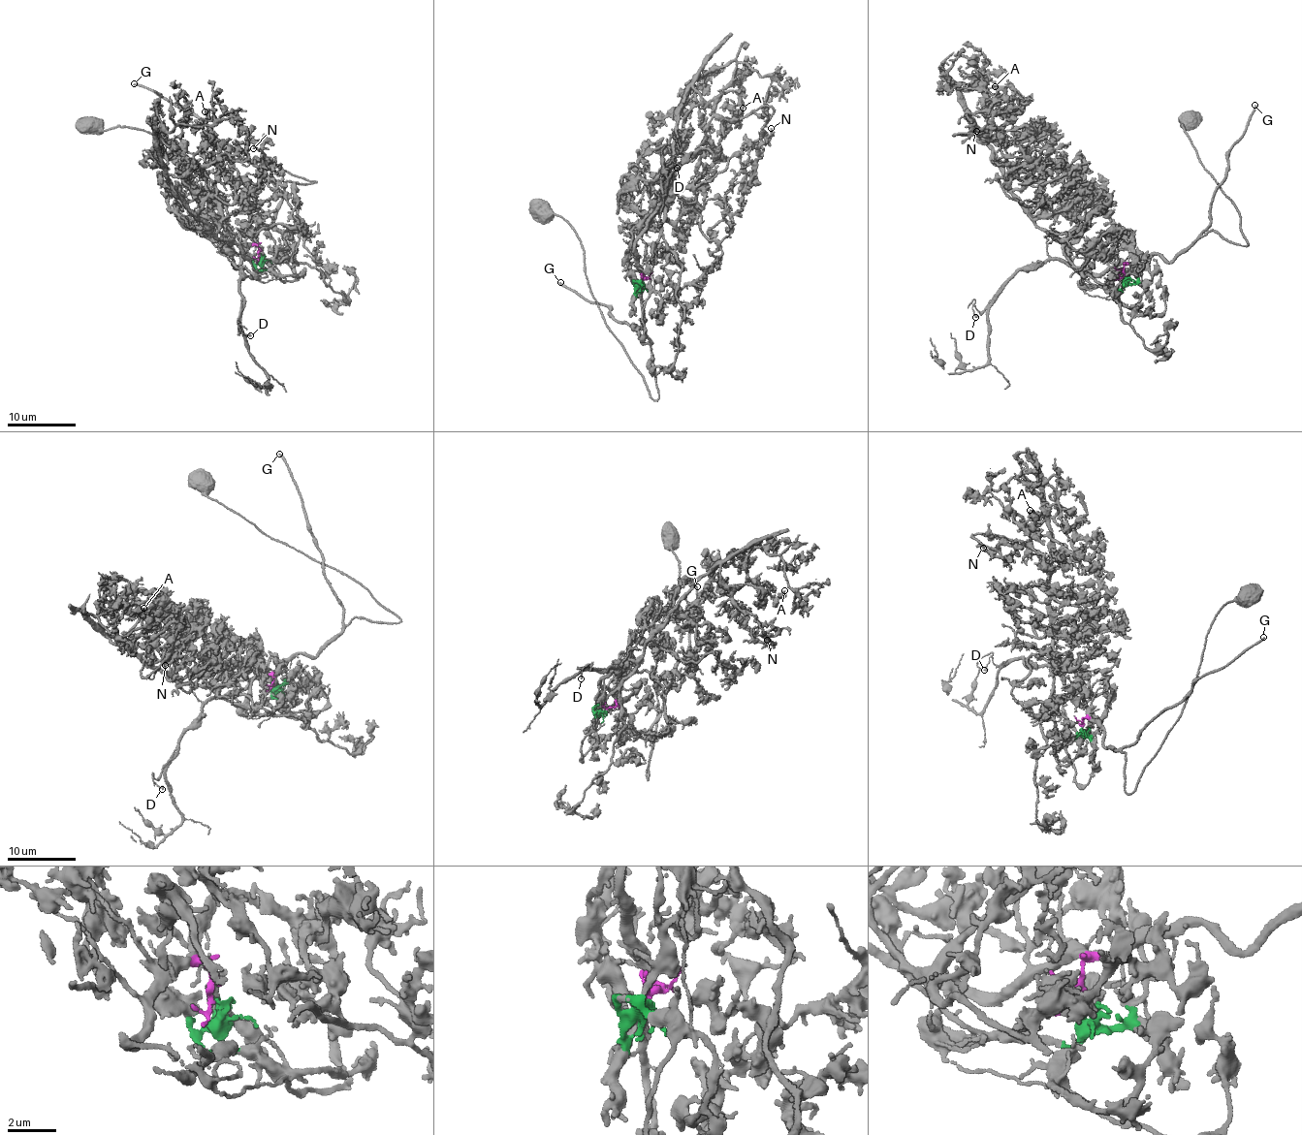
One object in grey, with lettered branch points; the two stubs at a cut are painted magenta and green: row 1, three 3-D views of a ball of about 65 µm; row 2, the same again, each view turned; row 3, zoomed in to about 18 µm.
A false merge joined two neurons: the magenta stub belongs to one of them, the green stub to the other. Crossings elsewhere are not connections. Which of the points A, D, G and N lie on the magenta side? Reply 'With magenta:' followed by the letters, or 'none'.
With magenta: D, G

